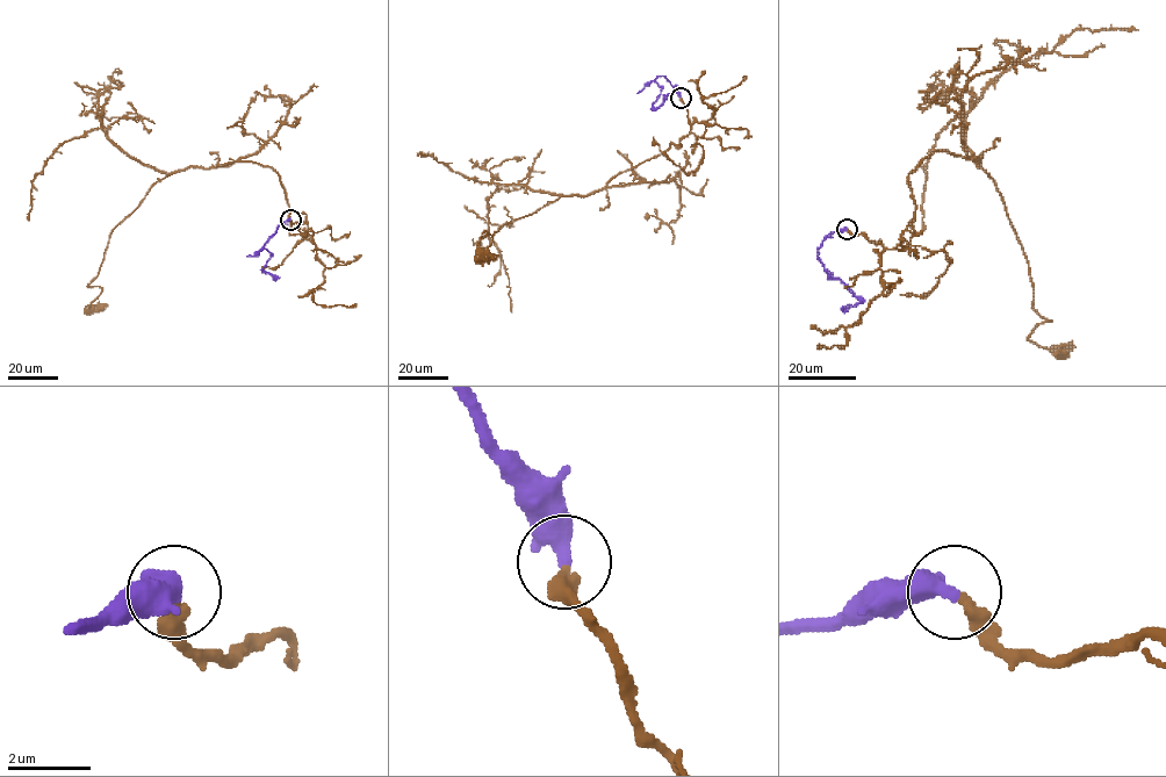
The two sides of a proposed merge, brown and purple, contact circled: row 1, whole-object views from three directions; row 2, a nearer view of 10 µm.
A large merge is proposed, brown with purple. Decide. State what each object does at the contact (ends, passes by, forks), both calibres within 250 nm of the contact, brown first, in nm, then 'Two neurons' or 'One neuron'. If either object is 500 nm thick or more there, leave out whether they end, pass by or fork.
At the ring brown ends. At the ring purple ends. Thickness 360 nm (brown) against 480 nm. One neuron

